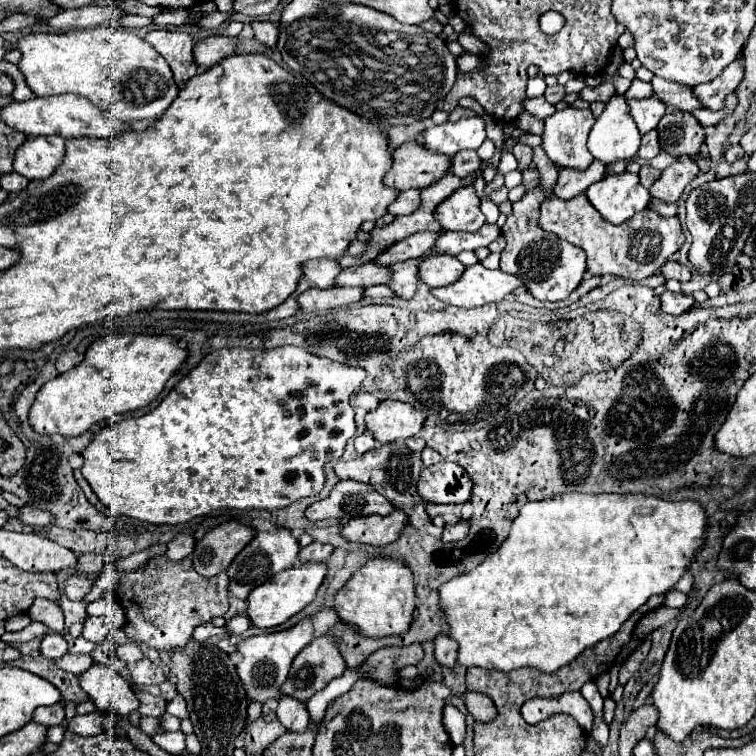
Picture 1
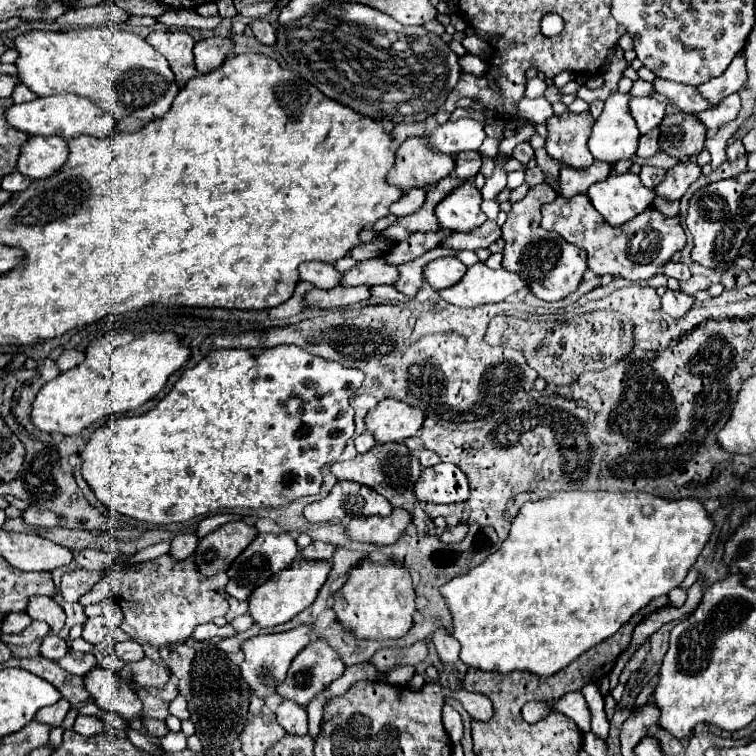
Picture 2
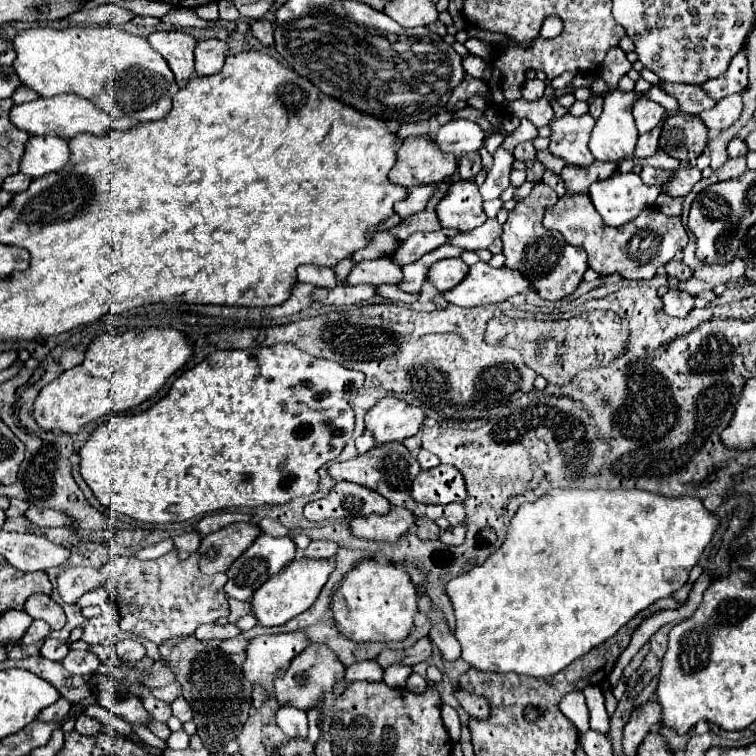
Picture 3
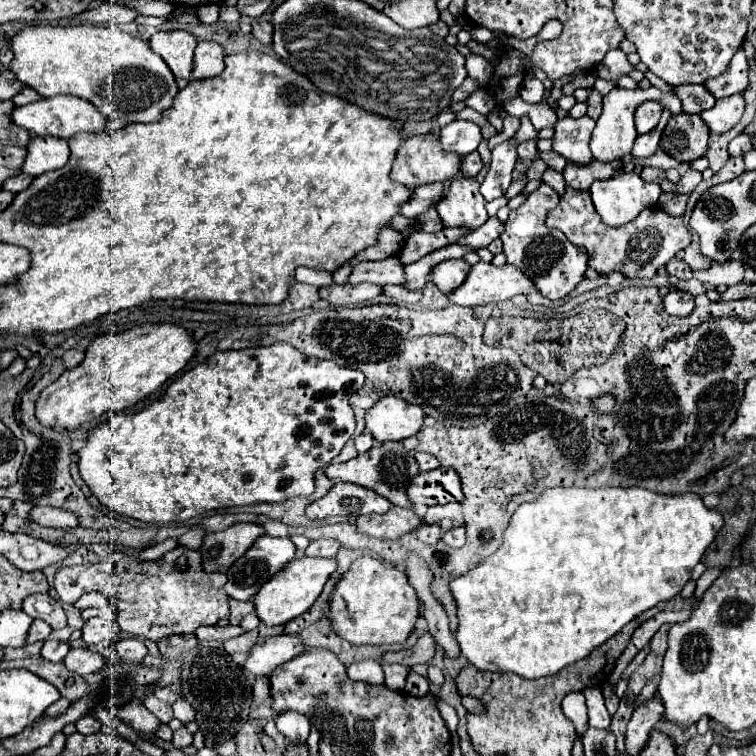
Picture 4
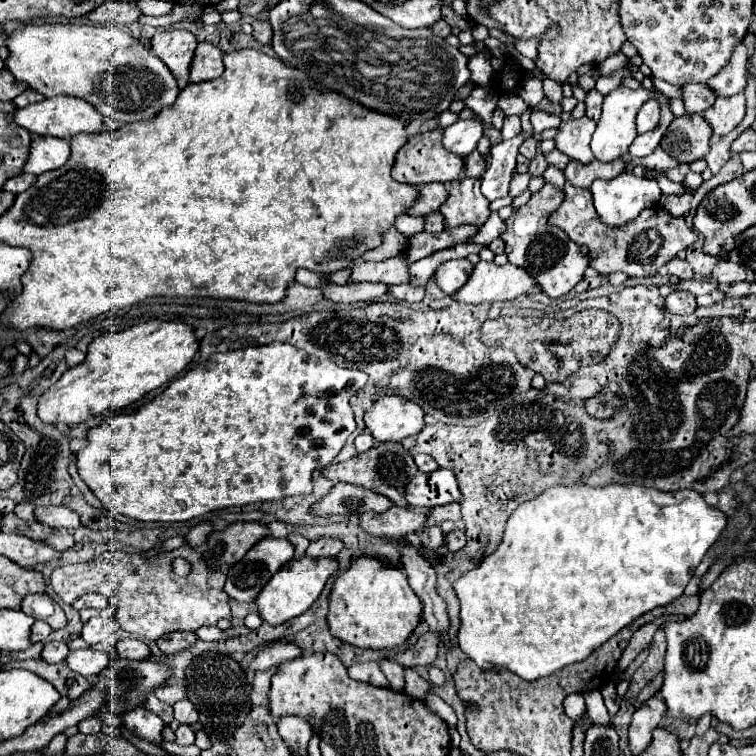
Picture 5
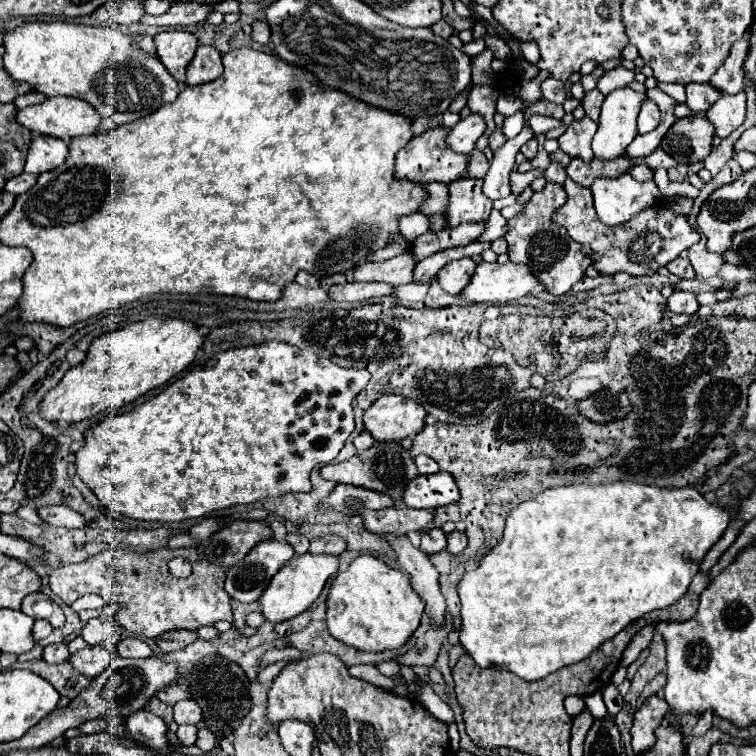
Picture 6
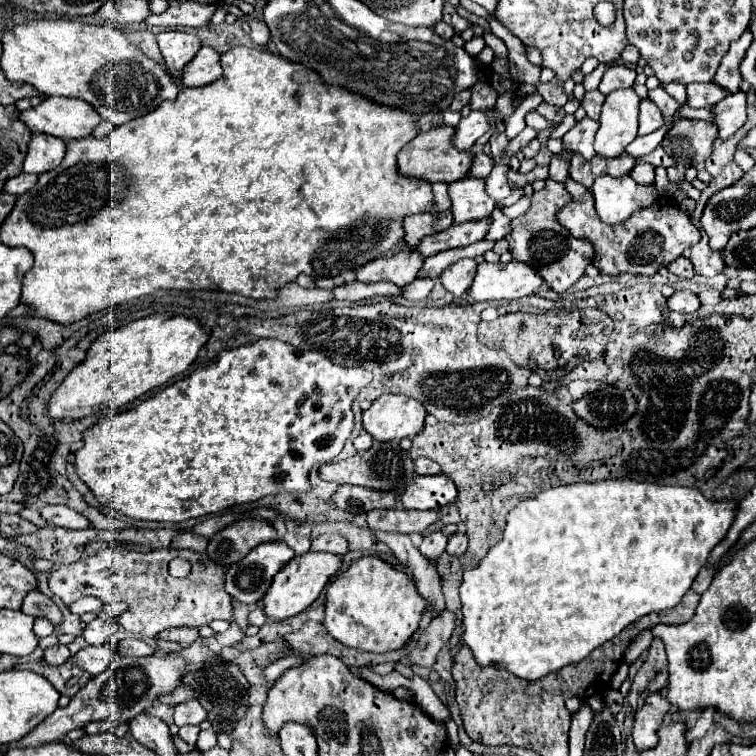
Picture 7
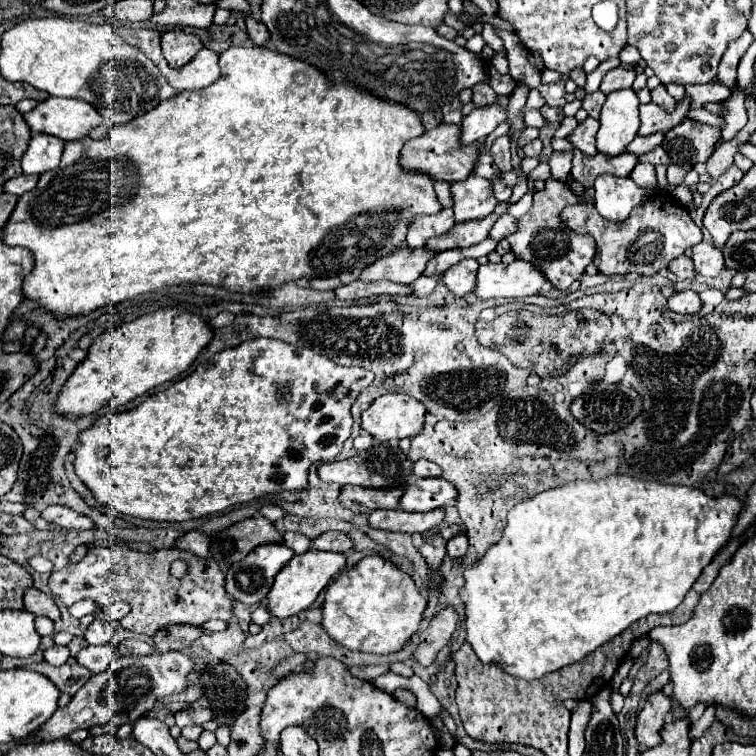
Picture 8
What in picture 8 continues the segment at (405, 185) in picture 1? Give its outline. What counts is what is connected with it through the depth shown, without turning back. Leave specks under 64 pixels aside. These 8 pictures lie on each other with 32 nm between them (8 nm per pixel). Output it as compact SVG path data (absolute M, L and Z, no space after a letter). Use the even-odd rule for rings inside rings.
M438 124L436 128L424 132L422 136L410 140L402 152L400 152L400 164L404 170L408 172L422 172L426 176L430 176L432 180L446 180L446 182L458 182L458 180L466 180L476 164L478 158L478 144L470 144L470 146L460 146L458 144L458 126L454 124Z

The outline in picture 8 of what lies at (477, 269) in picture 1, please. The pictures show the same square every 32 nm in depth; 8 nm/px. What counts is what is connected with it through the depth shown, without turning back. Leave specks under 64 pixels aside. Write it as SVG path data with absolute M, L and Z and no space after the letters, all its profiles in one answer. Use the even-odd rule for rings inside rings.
M514 260L512 264L482 264L476 276L474 296L478 300L488 298L524 298L538 294L546 284L546 278L530 262Z

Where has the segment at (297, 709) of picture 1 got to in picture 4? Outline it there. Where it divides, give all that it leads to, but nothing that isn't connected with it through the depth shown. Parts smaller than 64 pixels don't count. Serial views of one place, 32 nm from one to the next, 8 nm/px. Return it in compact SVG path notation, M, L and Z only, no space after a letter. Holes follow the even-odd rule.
M280 712L276 716L278 730L288 738L288 742L306 742L310 732L310 720L308 716L302 716L300 712Z

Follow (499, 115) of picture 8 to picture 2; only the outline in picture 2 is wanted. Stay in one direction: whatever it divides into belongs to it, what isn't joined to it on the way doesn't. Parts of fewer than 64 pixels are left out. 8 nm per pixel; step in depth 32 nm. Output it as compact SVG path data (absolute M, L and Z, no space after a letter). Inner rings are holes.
M472 118L446 122L426 134L426 142L430 144L430 148L450 156L456 156L464 150L478 150L484 138L484 124Z

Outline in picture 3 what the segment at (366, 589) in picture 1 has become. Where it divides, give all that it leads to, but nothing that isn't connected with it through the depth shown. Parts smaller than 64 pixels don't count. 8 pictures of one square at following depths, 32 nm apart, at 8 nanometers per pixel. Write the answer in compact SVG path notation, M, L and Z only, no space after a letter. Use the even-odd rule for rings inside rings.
M362 558L344 576L340 588L332 594L332 612L338 630L354 642L388 642L404 640L414 626L416 588L406 570L392 564L378 564L372 558Z

